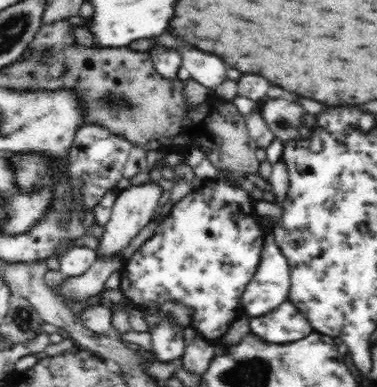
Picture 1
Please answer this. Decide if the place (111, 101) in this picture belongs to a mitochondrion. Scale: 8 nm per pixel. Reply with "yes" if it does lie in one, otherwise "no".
yes

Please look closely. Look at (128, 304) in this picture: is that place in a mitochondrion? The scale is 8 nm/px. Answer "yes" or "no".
no

